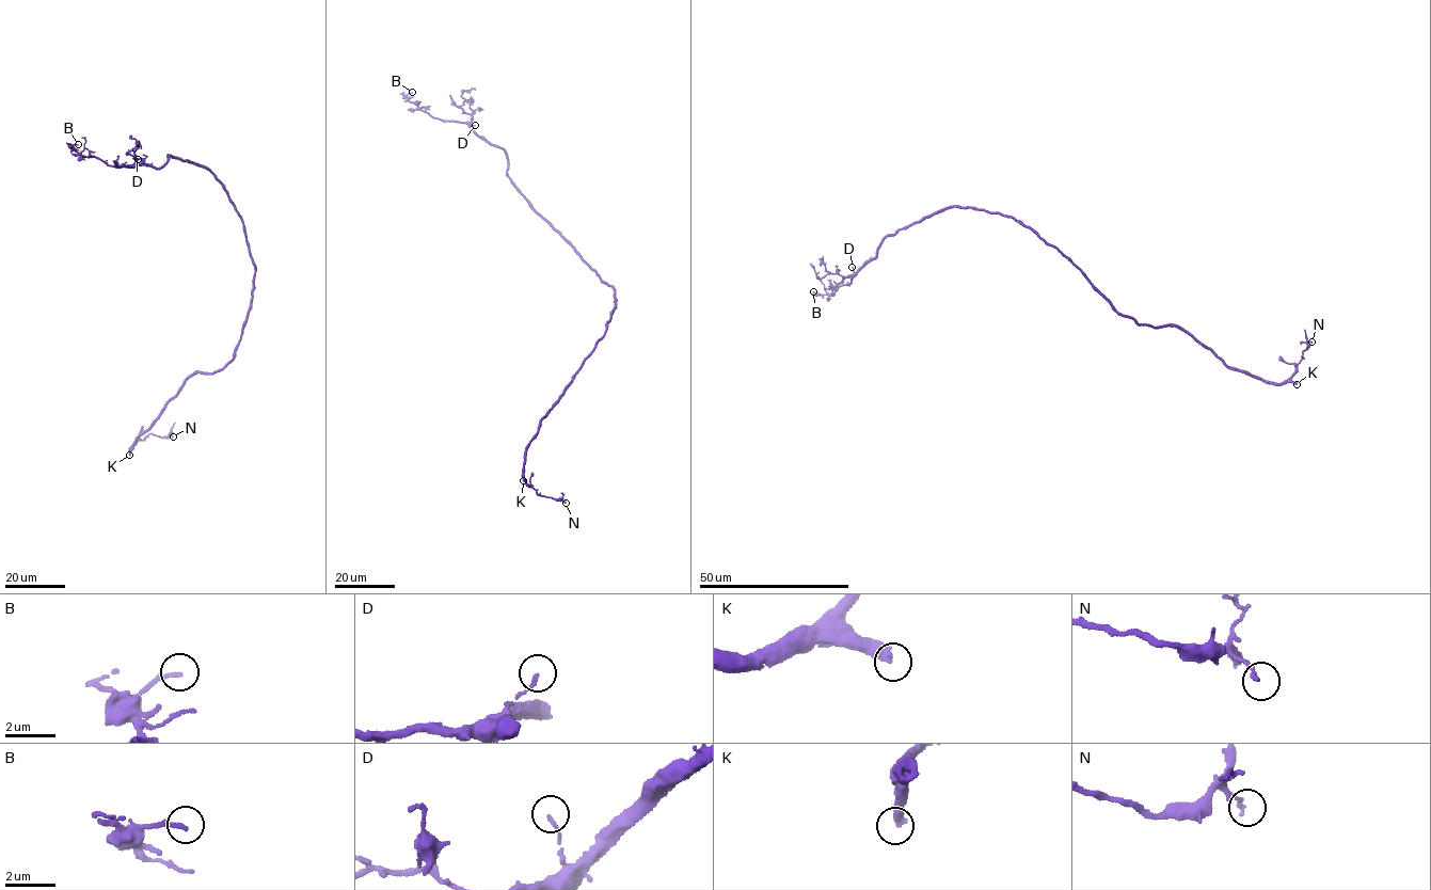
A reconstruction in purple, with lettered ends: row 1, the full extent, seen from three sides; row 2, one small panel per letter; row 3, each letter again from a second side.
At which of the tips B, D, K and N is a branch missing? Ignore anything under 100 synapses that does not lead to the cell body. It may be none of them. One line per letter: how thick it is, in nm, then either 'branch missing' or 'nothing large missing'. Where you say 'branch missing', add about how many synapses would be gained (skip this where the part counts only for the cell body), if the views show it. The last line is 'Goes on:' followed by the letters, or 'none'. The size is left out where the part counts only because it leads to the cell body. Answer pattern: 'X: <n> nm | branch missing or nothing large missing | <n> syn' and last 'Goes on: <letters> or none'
B: 140 nm | nothing large missing
D: 120 nm | nothing large missing
K: 400 nm | branch missing | 250 syn
N: 140 nm | nothing large missing
Goes on: K

